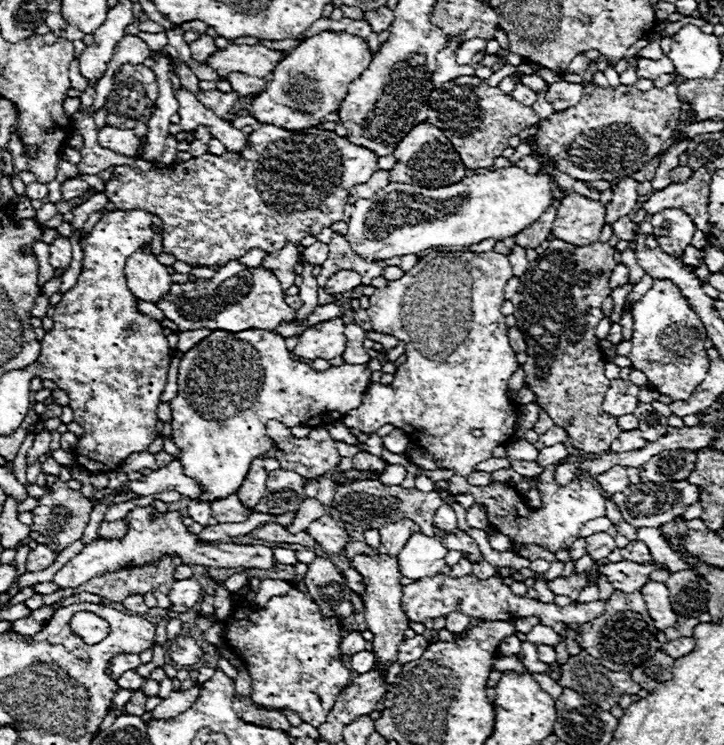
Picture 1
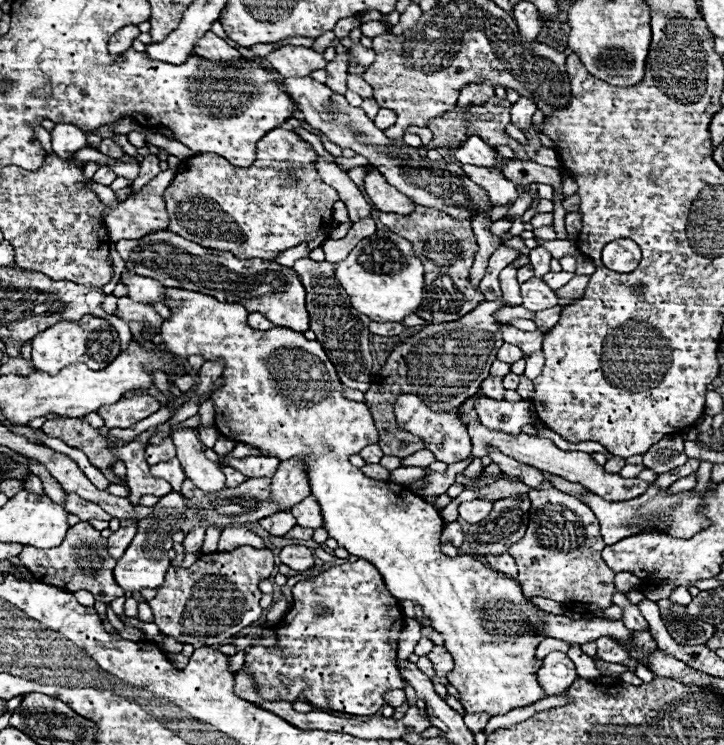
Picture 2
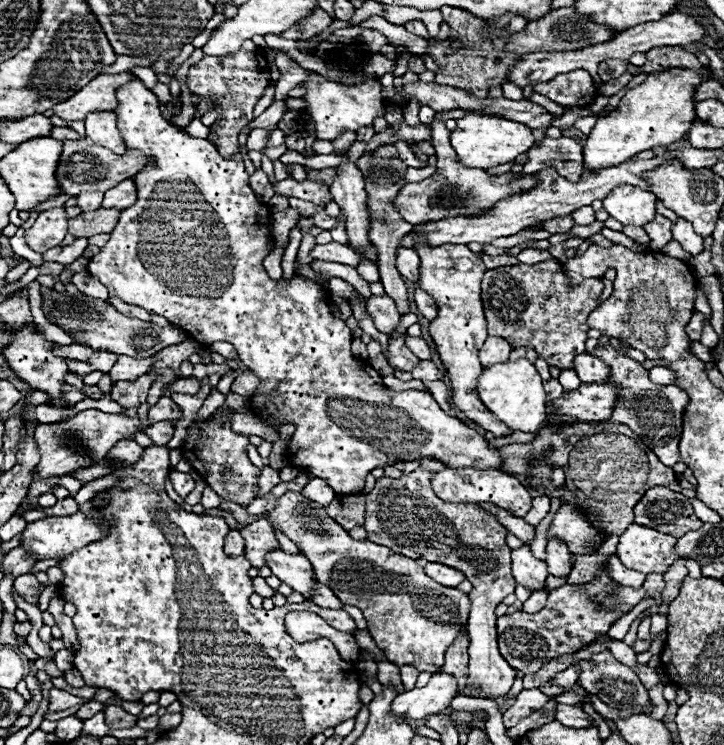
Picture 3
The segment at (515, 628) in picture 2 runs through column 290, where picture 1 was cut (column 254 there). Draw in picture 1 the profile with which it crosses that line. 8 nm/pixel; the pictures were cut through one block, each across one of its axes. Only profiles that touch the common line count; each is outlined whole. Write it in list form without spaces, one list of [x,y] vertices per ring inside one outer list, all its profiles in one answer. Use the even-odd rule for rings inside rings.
[[[212,332],[182,356],[178,368],[178,396],[170,400],[172,438],[180,450],[178,460],[186,476],[202,486],[198,502],[214,502],[238,492],[252,460],[256,456],[266,456],[270,450],[270,436],[266,434],[268,420],[280,420],[282,424],[288,424],[288,428],[300,424],[326,426],[362,404],[372,376],[372,370],[366,364],[342,364],[326,372],[314,372],[310,364],[290,356],[292,352],[284,346],[284,338],[276,332]]]

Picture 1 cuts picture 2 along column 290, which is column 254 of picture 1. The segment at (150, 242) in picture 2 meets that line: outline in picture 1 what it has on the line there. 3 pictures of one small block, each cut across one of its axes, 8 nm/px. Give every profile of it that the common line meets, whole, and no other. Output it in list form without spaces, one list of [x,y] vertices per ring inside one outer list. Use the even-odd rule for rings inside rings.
[[[238,260],[224,264],[214,278],[196,280],[186,284],[170,284],[170,292],[162,296],[156,306],[164,312],[168,320],[182,330],[210,328],[224,332],[242,330],[276,330],[282,322],[290,322],[296,310],[284,302],[284,292],[280,282],[270,270],[264,268],[244,268]]]

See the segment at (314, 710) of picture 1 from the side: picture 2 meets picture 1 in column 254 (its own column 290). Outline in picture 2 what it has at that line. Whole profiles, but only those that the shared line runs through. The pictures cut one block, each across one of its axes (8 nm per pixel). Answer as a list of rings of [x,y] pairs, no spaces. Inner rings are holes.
[[[360,558],[352,564],[348,562],[342,566],[332,566],[312,580],[296,582],[292,594],[294,602],[276,630],[274,626],[256,626],[248,632],[248,636],[264,638],[244,650],[244,670],[254,676],[258,694],[264,700],[306,700],[314,708],[338,710],[354,716],[376,714],[384,706],[384,694],[388,690],[404,688],[404,680],[394,666],[404,616],[400,612],[400,602],[386,590],[378,570],[370,562]],[[304,584],[308,584],[310,590],[304,590]],[[322,606],[330,608],[332,612],[324,618],[316,618],[316,610]]]

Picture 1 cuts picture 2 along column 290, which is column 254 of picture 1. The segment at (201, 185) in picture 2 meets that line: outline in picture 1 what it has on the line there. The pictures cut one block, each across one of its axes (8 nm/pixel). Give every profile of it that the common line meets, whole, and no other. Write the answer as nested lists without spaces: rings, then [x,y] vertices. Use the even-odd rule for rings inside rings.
[[[260,126],[248,136],[246,150],[240,154],[204,154],[188,162],[178,162],[172,172],[154,170],[146,160],[118,166],[114,178],[106,184],[104,194],[118,210],[144,210],[158,216],[162,220],[164,252],[172,252],[176,260],[188,262],[190,266],[222,266],[244,256],[250,248],[260,248],[266,254],[272,254],[288,242],[300,244],[304,236],[316,236],[332,222],[340,222],[342,210],[348,202],[348,188],[364,184],[364,180],[370,180],[376,170],[376,152],[356,146],[336,132],[322,128],[290,132],[276,126]]]

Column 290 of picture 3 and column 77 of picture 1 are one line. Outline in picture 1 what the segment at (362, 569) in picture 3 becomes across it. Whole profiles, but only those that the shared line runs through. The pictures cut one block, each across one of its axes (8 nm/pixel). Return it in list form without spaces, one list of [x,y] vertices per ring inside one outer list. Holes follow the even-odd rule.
[[[56,480],[54,490],[50,494],[44,494],[40,498],[40,506],[44,506],[44,508],[36,510],[36,532],[46,536],[50,540],[50,546],[56,548],[56,552],[68,548],[72,542],[82,538],[82,532],[84,532],[84,528],[88,524],[88,518],[90,518],[90,512],[94,508],[92,502],[86,496],[82,496],[76,490],[70,490],[60,480]]]

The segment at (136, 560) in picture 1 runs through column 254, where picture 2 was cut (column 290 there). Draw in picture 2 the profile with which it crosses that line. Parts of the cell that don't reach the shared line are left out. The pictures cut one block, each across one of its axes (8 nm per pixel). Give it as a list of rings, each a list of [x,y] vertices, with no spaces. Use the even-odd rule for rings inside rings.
[[[286,546],[286,548],[282,548],[280,560],[282,560],[282,564],[286,564],[288,568],[292,568],[296,572],[306,572],[306,570],[314,568],[312,550],[306,548],[306,546]]]

